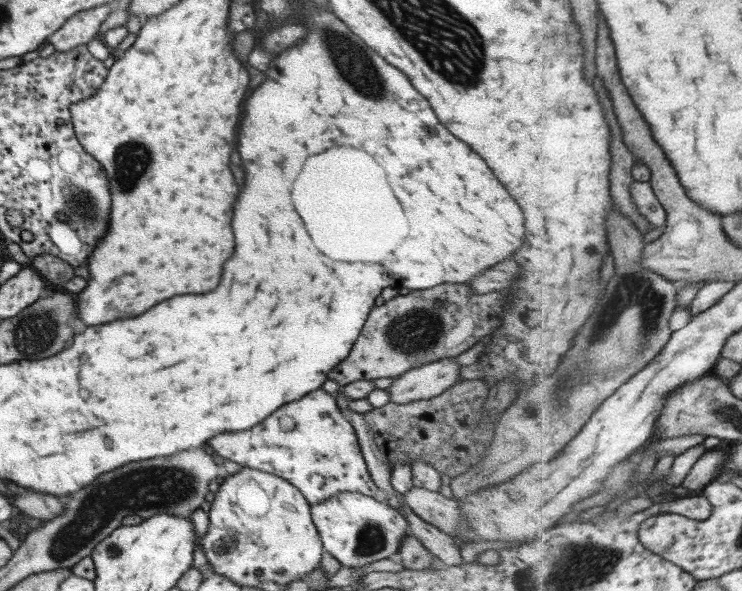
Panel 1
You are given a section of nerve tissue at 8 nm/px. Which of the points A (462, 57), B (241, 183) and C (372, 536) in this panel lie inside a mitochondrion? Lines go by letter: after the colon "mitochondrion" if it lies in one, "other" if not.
A: mitochondrion
B: other
C: mitochondrion

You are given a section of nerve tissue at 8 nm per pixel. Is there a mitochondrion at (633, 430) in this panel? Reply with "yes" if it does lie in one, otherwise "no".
no

